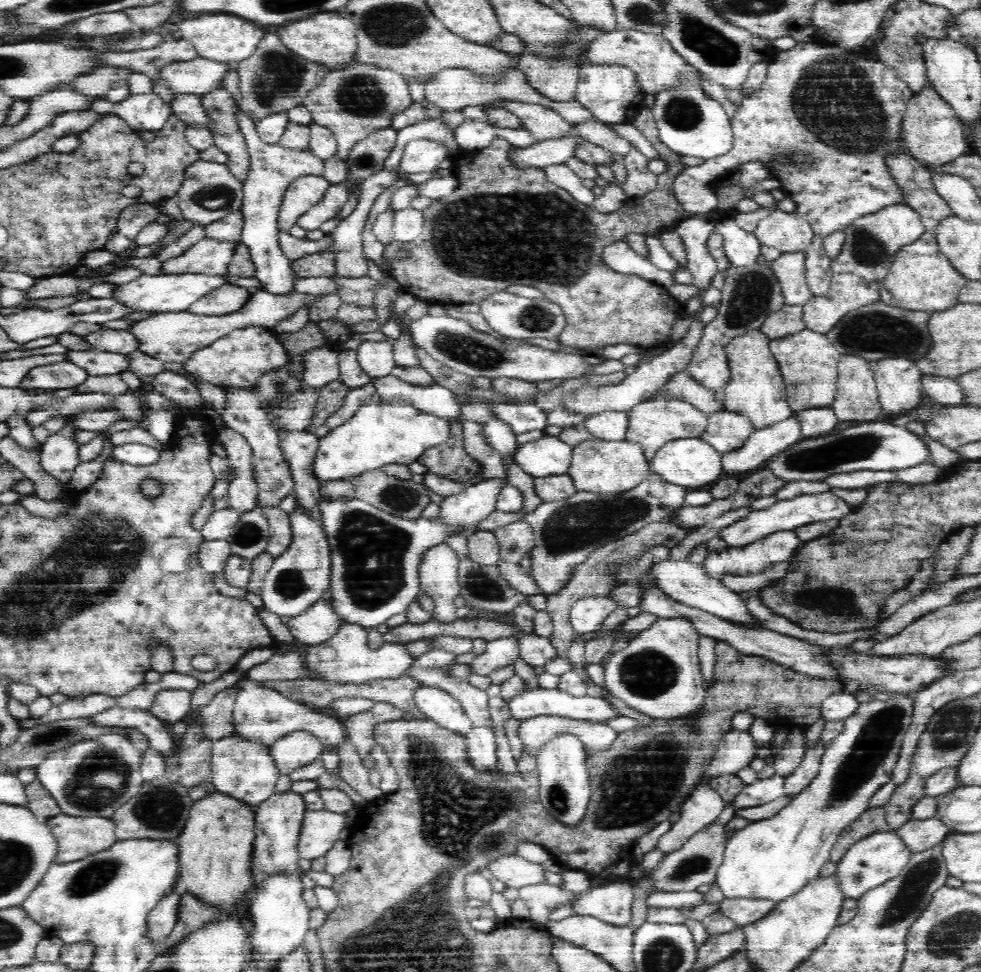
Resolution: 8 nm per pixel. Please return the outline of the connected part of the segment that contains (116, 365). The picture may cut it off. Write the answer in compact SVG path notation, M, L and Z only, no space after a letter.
M70 351L66 353L70 362L84 368L89 376L106 376L126 371L129 354L118 354L105 351Z

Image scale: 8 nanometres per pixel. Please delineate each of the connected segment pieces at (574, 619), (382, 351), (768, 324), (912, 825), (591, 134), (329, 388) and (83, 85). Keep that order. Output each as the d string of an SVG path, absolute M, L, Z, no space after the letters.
M593 596L577 600L571 608L571 627L580 635L598 631L604 619L621 606L616 606L615 598Z
M366 340L358 346L356 352L360 368L372 379L388 376L396 366L394 347L387 341L370 342Z
M785 305L764 321L760 333L772 340L801 332L806 329L803 317L800 305Z
M937 817L929 820L911 820L897 830L900 840L912 851L912 854L931 849L943 842L952 831Z
M598 121L578 122L573 125L572 133L582 135L582 139L587 139L611 153L619 154L623 157L630 152L632 144L628 140L617 135L606 123Z
M340 379L320 387L320 396L315 416L312 422L310 422L310 426L308 426L310 431L322 426L334 412L337 412L342 407L345 396L350 389Z
M102 66L102 68L88 72L88 74L80 74L80 76L73 78L68 87L78 94L106 95L113 84L120 82L120 80L127 81L132 74L134 74L134 71L130 69Z

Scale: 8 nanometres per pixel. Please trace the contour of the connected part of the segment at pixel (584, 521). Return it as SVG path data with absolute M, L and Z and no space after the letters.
M650 472L644 482L620 493L600 494L578 490L576 494L563 501L540 503L532 512L524 516L525 521L532 527L535 540L535 546L528 555L531 558L531 570L528 573L545 595L558 592L570 580L575 566L586 561L600 549L600 546L618 542L620 538L628 537L653 522L662 522L674 517L679 508L686 505L686 492L688 492L686 487L666 482L659 474Z

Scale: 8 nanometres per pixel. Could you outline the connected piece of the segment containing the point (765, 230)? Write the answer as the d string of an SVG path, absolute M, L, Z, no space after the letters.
M776 208L756 226L755 235L761 244L783 253L803 251L815 237L811 224L800 215Z

